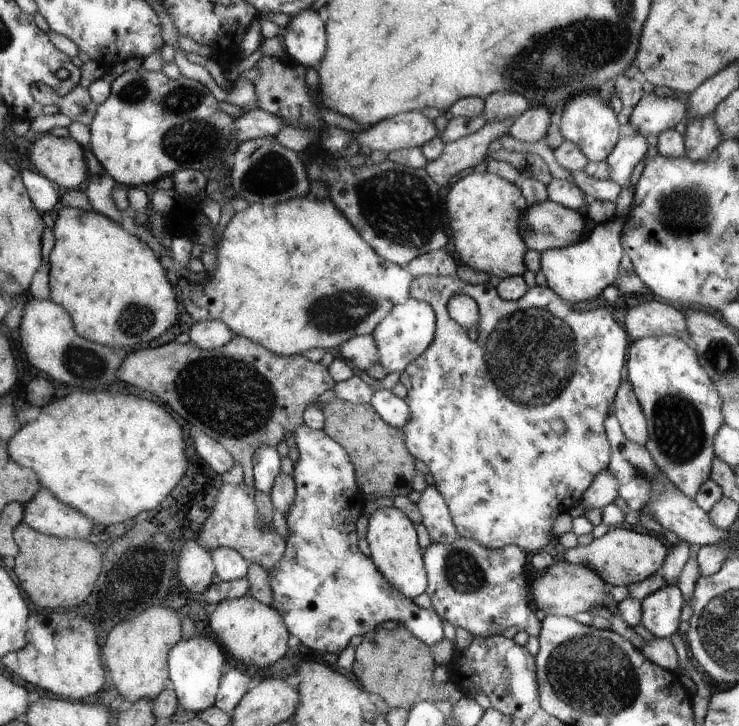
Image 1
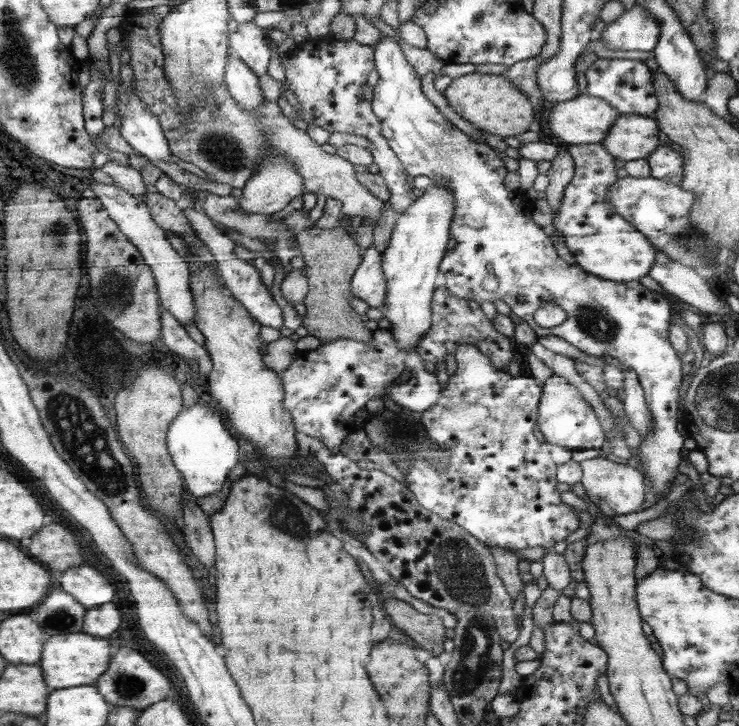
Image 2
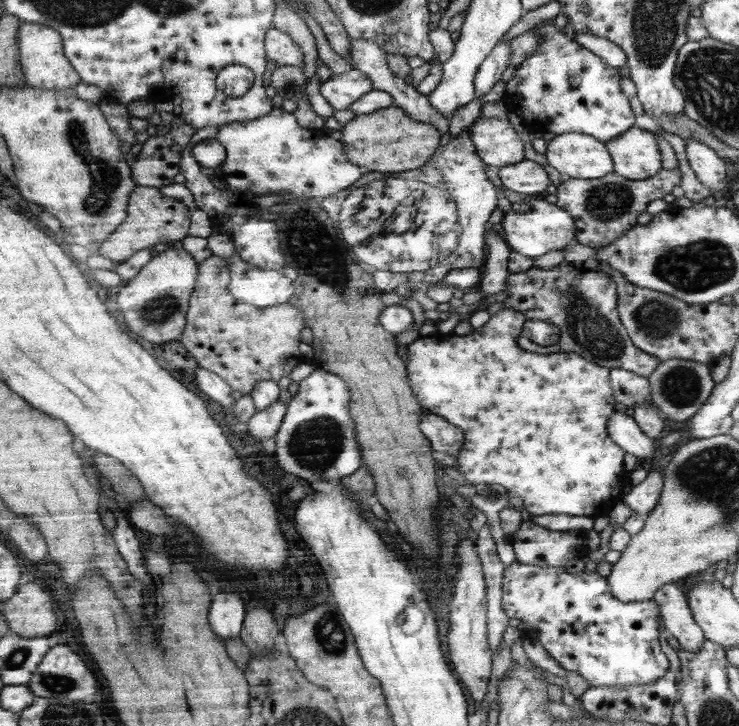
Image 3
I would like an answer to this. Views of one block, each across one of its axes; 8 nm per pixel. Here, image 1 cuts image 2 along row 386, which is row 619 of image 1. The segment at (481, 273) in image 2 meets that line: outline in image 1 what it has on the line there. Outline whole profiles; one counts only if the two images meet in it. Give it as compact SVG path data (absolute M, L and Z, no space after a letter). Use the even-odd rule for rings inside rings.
M666 586L661 590L646 596L641 601L642 621L640 630L651 637L658 639L671 638L674 632L678 633L678 618L680 618L680 610L684 606L684 598L682 597L679 586Z

